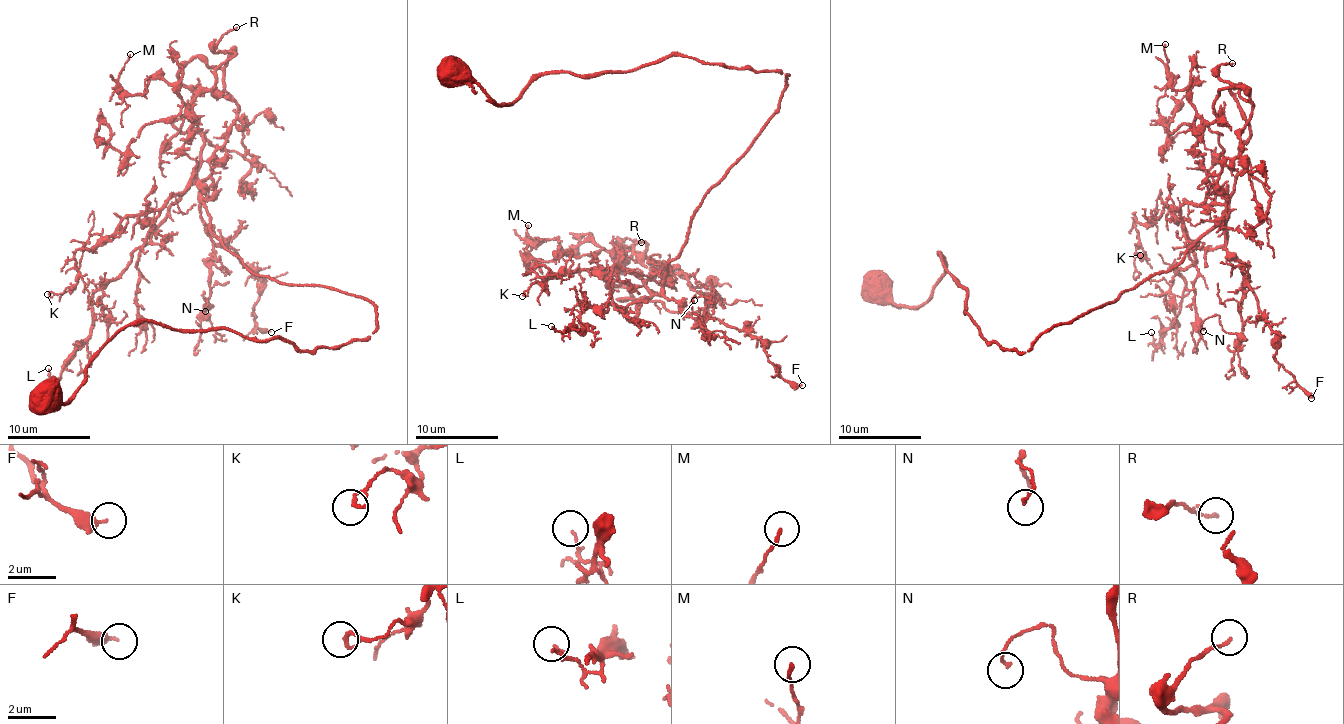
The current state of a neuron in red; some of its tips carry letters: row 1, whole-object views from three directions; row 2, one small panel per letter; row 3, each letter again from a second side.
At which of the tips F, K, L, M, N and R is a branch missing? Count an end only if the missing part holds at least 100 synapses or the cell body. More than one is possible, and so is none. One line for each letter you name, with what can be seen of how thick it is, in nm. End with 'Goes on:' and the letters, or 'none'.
Goes on: none

